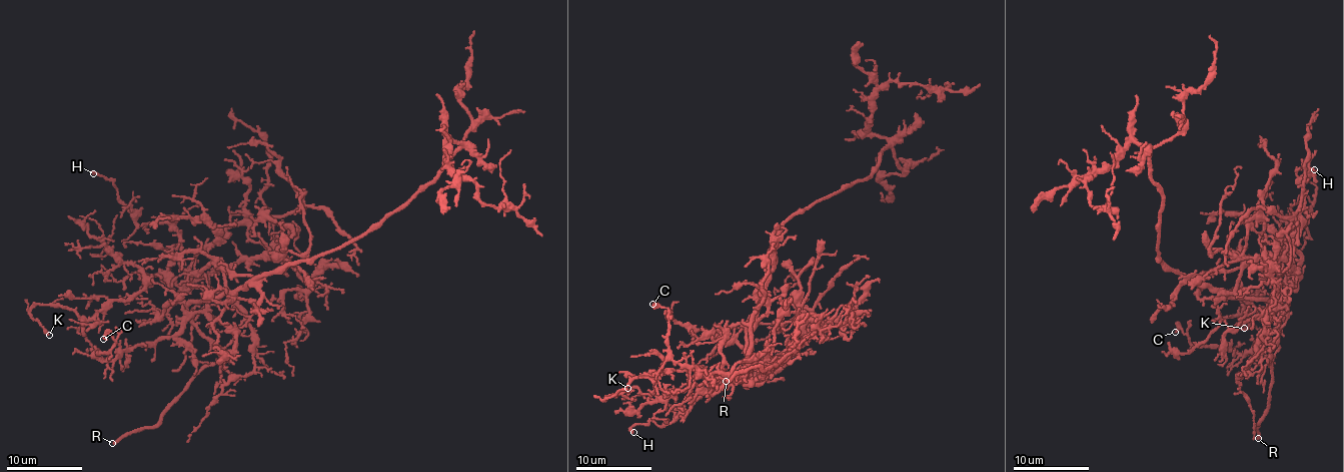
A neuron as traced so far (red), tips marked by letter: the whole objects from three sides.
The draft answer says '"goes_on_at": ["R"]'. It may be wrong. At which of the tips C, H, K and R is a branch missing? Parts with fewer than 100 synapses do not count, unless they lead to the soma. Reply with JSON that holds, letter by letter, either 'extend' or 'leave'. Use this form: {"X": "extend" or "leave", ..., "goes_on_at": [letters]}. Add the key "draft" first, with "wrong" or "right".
{"draft": "right", "C": "leave", "H": "leave", "K": "leave", "R": "extend", "goes_on_at": ["R"]}

